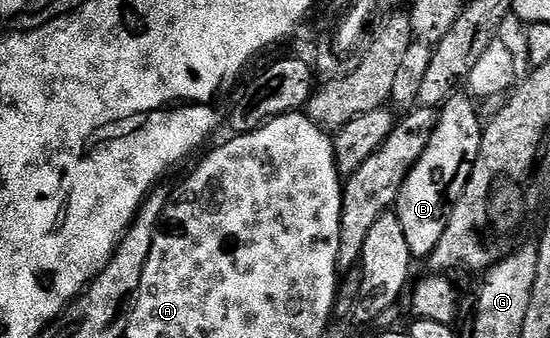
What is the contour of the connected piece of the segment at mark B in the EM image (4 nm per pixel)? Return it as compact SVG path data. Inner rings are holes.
M454 96L440 107L431 138L419 160L406 174L395 199L395 213L403 228L403 236L407 236L407 248L417 260L428 259L439 244L439 236L443 236L453 205L459 196L463 196L463 188L467 188L471 168L479 156L483 126L477 123L472 104L461 97Z

